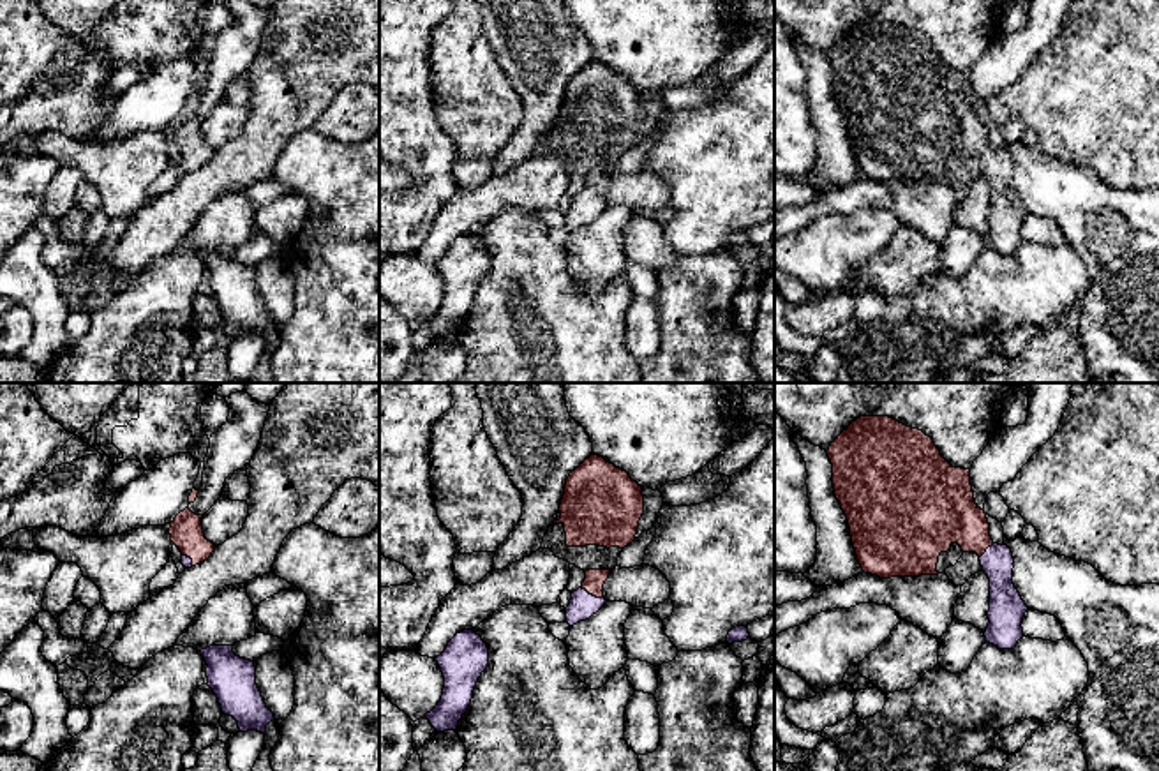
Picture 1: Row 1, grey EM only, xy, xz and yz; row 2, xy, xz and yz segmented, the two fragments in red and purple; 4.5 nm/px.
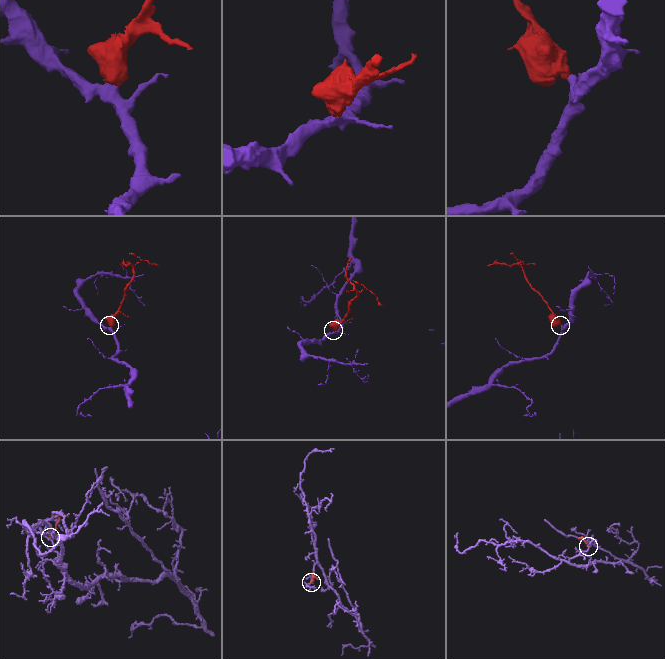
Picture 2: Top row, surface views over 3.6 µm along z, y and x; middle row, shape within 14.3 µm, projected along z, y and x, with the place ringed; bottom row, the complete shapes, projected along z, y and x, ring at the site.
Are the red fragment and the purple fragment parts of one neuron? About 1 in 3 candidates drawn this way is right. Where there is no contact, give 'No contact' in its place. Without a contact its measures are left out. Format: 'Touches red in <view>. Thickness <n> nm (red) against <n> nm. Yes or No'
Touches red in xz. Thickness 90 nm (red) against 120 nm. Yes

